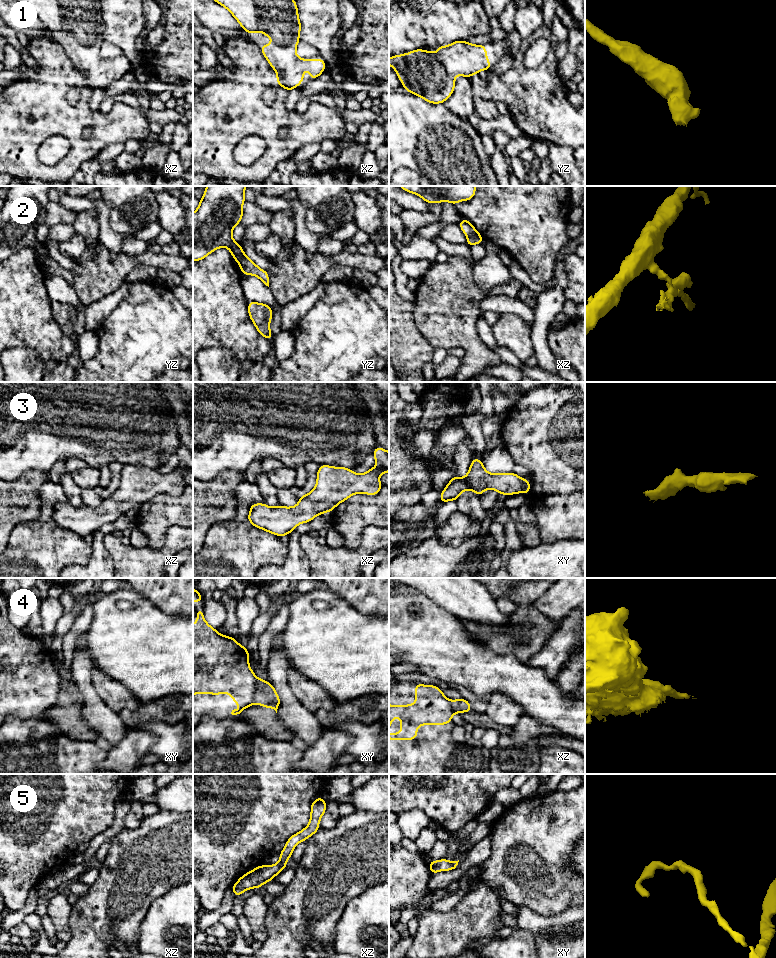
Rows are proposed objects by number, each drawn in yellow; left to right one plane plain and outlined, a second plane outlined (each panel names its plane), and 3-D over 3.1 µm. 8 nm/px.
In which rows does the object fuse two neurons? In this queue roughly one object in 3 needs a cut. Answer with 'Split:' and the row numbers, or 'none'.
Split: 2, 4

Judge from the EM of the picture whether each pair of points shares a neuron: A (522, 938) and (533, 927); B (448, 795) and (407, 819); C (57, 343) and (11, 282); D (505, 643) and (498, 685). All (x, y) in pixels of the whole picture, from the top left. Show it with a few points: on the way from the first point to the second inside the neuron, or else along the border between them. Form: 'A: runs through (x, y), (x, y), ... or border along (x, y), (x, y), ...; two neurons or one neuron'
A: border along (518, 928), (527, 930), (533, 936), (537, 947); two neurons
B: border along (399, 813), (420, 809), (431, 820); two neurons
C: runs through (42, 328), (11, 297); one neuron
D: border along (482, 644), (495, 653), (513, 654), (524, 662); two neurons

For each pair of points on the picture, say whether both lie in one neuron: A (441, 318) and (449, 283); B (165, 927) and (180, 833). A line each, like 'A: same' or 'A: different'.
A: same
B: different

